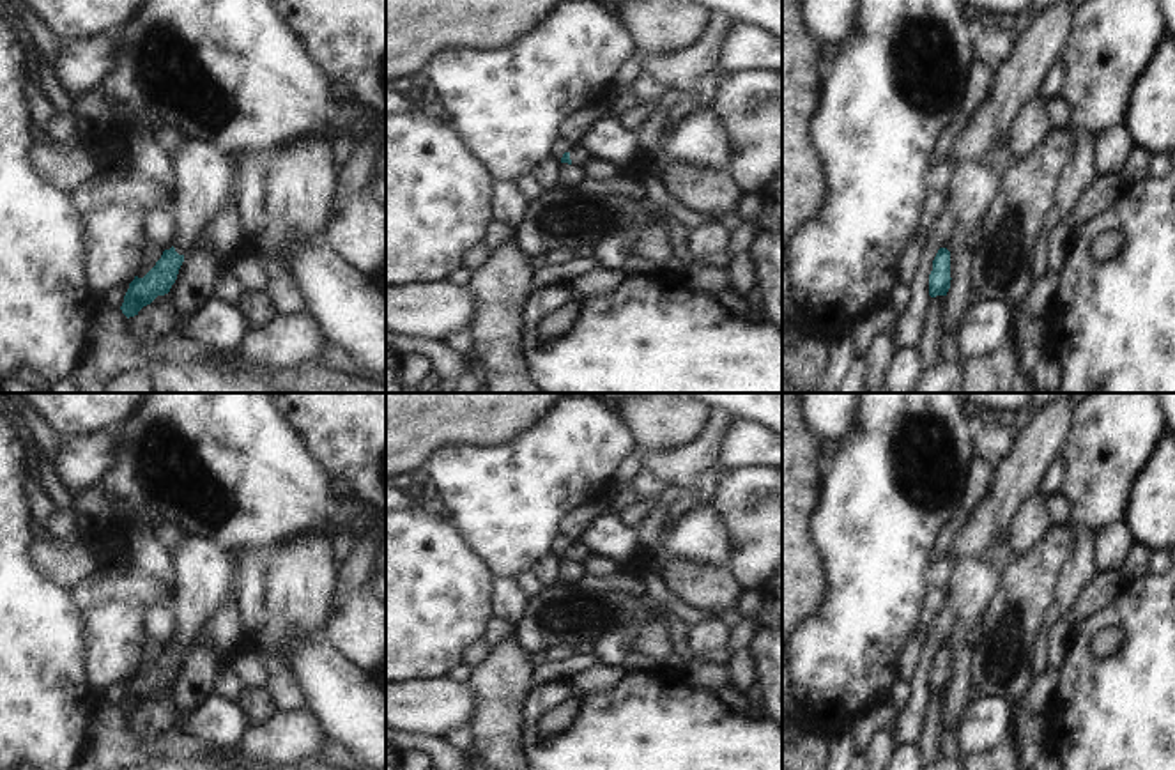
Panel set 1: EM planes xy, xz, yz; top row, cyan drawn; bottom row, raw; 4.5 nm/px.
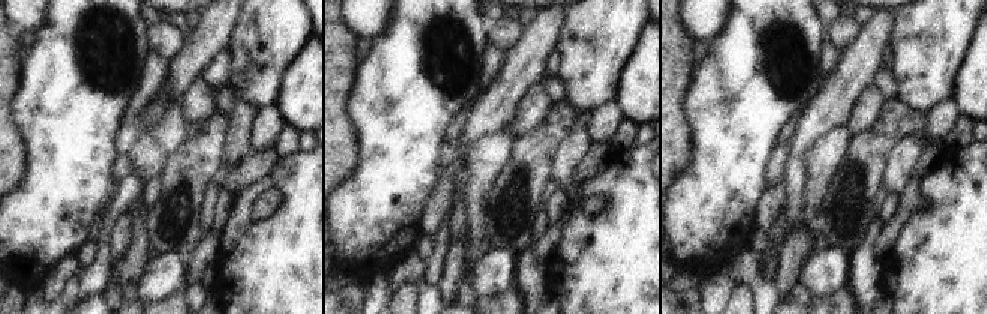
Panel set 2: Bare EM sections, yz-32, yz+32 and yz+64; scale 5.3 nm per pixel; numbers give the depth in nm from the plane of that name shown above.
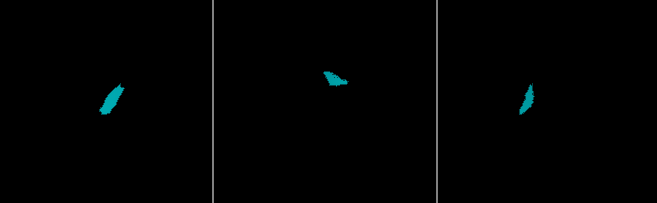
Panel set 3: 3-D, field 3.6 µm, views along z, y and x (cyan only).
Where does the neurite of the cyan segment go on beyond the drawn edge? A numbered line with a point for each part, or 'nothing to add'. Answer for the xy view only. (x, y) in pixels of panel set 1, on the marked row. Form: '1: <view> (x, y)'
1: xy (204, 177)

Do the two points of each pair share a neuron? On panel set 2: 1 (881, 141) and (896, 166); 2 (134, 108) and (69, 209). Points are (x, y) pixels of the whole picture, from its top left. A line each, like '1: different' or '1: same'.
1: different
2: different

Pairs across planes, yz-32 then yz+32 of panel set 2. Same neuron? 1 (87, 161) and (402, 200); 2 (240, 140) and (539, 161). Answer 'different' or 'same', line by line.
1: same
2: different

